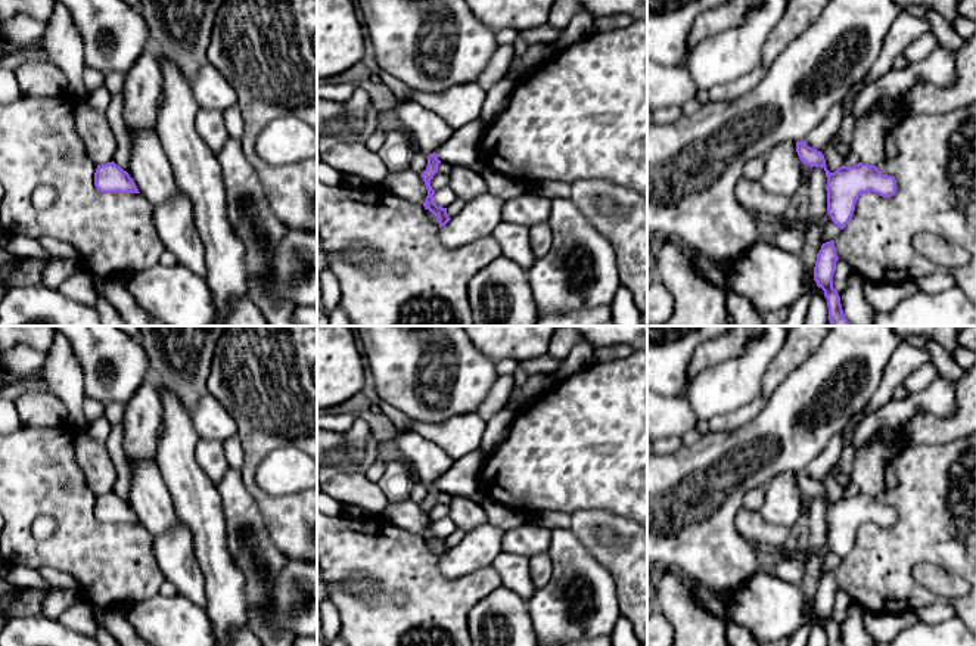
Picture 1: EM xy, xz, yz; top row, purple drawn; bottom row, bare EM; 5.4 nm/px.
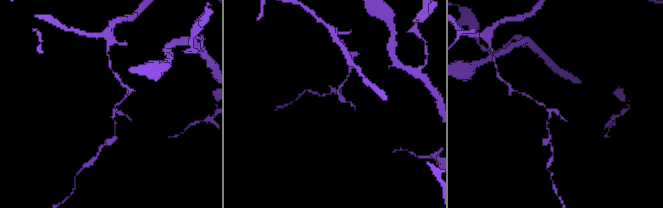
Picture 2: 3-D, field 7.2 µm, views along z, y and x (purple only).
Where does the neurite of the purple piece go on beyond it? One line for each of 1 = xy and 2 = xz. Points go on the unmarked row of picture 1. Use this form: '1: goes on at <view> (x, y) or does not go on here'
1: does not go on here
2: does not go on here

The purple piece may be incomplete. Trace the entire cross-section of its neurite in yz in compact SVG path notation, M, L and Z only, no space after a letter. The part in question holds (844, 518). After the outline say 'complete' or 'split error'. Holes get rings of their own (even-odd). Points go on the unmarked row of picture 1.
M804 470L796 472L796 482L802 494L811 499L821 497L826 501L827 544L840 560L849 553L862 524L873 522L883 528L896 524L895 507L882 504L876 496L858 493L854 497L842 496L830 503L823 482L808 476Z; complete

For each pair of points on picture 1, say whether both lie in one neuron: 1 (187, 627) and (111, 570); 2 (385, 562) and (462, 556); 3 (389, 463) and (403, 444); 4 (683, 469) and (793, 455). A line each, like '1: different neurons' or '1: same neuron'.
1: different neurons
2: different neurons
3: different neurons
4: same neuron

